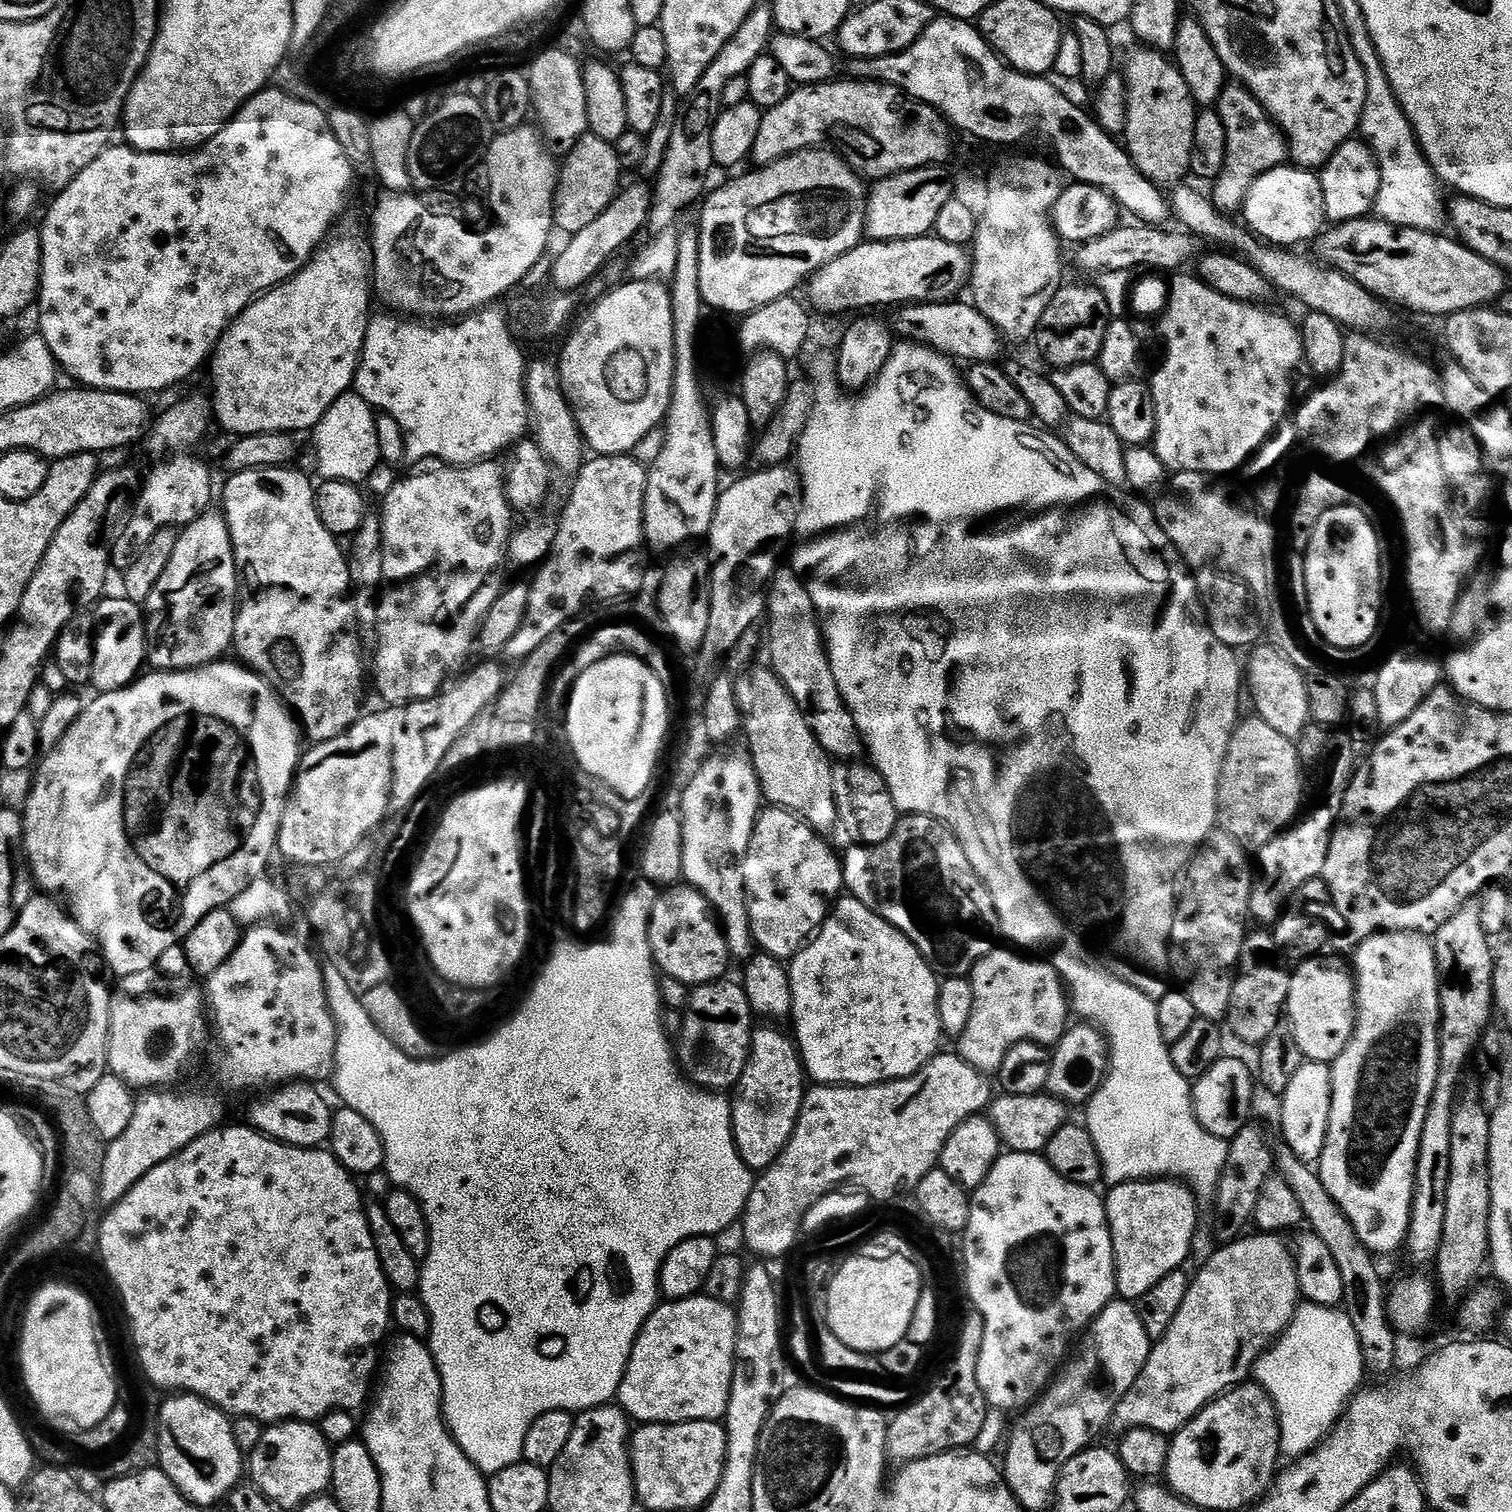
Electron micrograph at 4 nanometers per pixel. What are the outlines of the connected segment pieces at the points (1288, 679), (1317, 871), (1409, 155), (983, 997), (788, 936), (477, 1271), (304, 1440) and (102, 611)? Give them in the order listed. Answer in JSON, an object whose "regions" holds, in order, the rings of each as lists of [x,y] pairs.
{"regions":[[[[1268,642],[1253,647],[1250,655],[1252,657],[1248,664],[1246,660],[1246,692],[1247,695],[1248,692],[1252,695],[1252,704],[1256,707],[1255,715],[1262,722],[1266,722],[1266,726],[1278,730],[1278,734],[1294,742],[1299,741],[1311,721],[1309,681],[1305,673]]],[[[1316,808],[1308,817],[1297,819],[1287,830],[1274,837],[1265,848],[1259,849],[1260,864],[1258,860],[1258,875],[1254,880],[1252,890],[1252,902],[1250,905],[1250,916],[1253,921],[1257,920],[1257,925],[1272,926],[1280,916],[1280,911],[1284,908],[1284,903],[1291,898],[1295,892],[1299,893],[1304,885],[1311,884],[1323,873],[1326,866],[1326,858],[1330,850],[1332,833],[1334,831],[1334,816],[1328,808]]],[[[1391,90],[1383,91],[1377,96],[1375,93],[1364,103],[1359,126],[1363,139],[1371,144],[1380,163],[1380,189],[1375,215],[1400,228],[1412,227],[1439,233],[1443,229],[1440,227],[1446,224],[1446,200],[1440,197],[1438,177],[1424,155],[1407,114],[1396,101],[1396,95]]],[[[993,948],[986,958],[973,966],[970,979],[974,1010],[970,1022],[966,1022],[966,1030],[958,1038],[960,1059],[985,1074],[999,1073],[1002,1062],[1014,1046],[1055,1046],[1070,1024],[1070,997],[1051,963],[1027,960],[1019,956],[1024,954],[1008,948]]],[[[768,806],[756,819],[750,850],[744,863],[744,889],[748,899],[748,913],[753,941],[761,953],[774,956],[781,962],[791,961],[813,934],[820,931],[828,916],[830,905],[844,888],[844,870],[839,855],[832,853],[827,839],[815,832],[805,820],[785,808]]],[[[640,882],[621,902],[608,940],[589,948],[565,942],[516,1023],[484,1049],[464,1055],[453,1051],[445,1060],[425,1062],[398,1050],[374,1026],[362,1000],[350,992],[341,974],[332,970],[326,976],[328,1008],[336,1020],[334,1087],[347,1107],[362,1114],[378,1130],[384,1143],[383,1171],[388,1172],[399,1191],[409,1192],[424,1211],[430,1246],[420,1270],[418,1296],[428,1311],[430,1347],[442,1378],[444,1422],[466,1458],[485,1474],[521,1463],[526,1434],[530,1434],[530,1426],[542,1414],[554,1410],[579,1414],[617,1399],[640,1327],[652,1317],[661,1299],[660,1268],[670,1250],[692,1236],[715,1237],[716,1232],[726,1231],[743,1217],[752,1193],[754,1172],[744,1164],[736,1148],[729,1097],[689,1083],[664,1030],[660,988],[656,985],[658,972],[648,941],[648,920],[657,895],[653,885]]],[[[290,1420],[265,1427],[258,1450],[250,1453],[251,1483],[273,1505],[299,1509],[301,1504],[329,1491],[334,1448],[312,1422]]],[[[104,598],[95,605],[94,616],[98,621],[98,627],[96,629],[96,645],[94,646],[94,662],[92,663],[91,687],[96,687],[97,693],[113,692],[119,688],[125,688],[141,675],[142,669],[140,667],[145,667],[146,664],[148,640],[144,637],[145,615],[141,605],[125,598],[118,598],[118,600]]]]}

